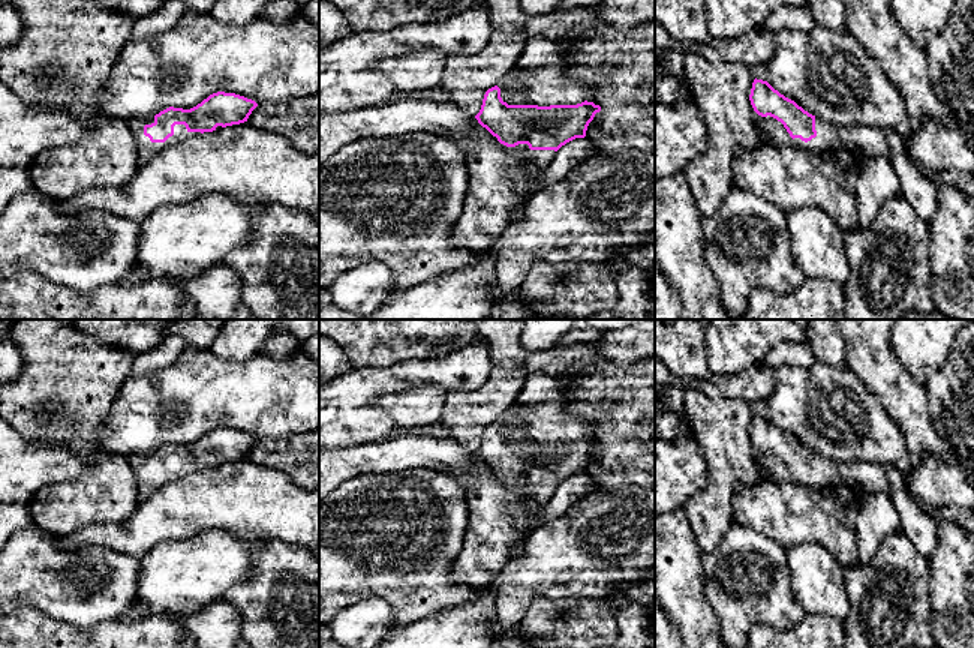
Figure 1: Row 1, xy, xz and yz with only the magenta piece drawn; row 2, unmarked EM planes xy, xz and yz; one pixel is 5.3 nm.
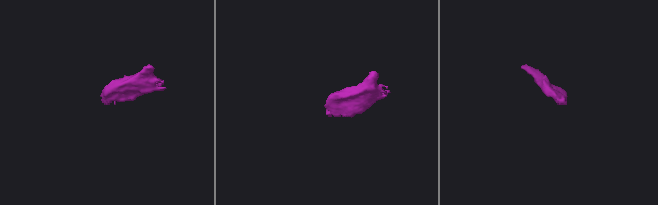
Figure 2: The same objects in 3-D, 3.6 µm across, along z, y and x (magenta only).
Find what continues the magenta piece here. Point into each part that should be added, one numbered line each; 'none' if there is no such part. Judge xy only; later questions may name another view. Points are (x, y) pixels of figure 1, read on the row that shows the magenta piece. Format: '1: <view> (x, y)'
1: xy (146, 149)

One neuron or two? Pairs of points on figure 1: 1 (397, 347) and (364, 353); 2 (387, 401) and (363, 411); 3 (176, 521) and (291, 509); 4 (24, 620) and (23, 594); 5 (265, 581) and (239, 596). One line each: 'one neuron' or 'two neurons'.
1: one neuron
2: two neurons
3: one neuron
4: two neurons
5: one neuron

